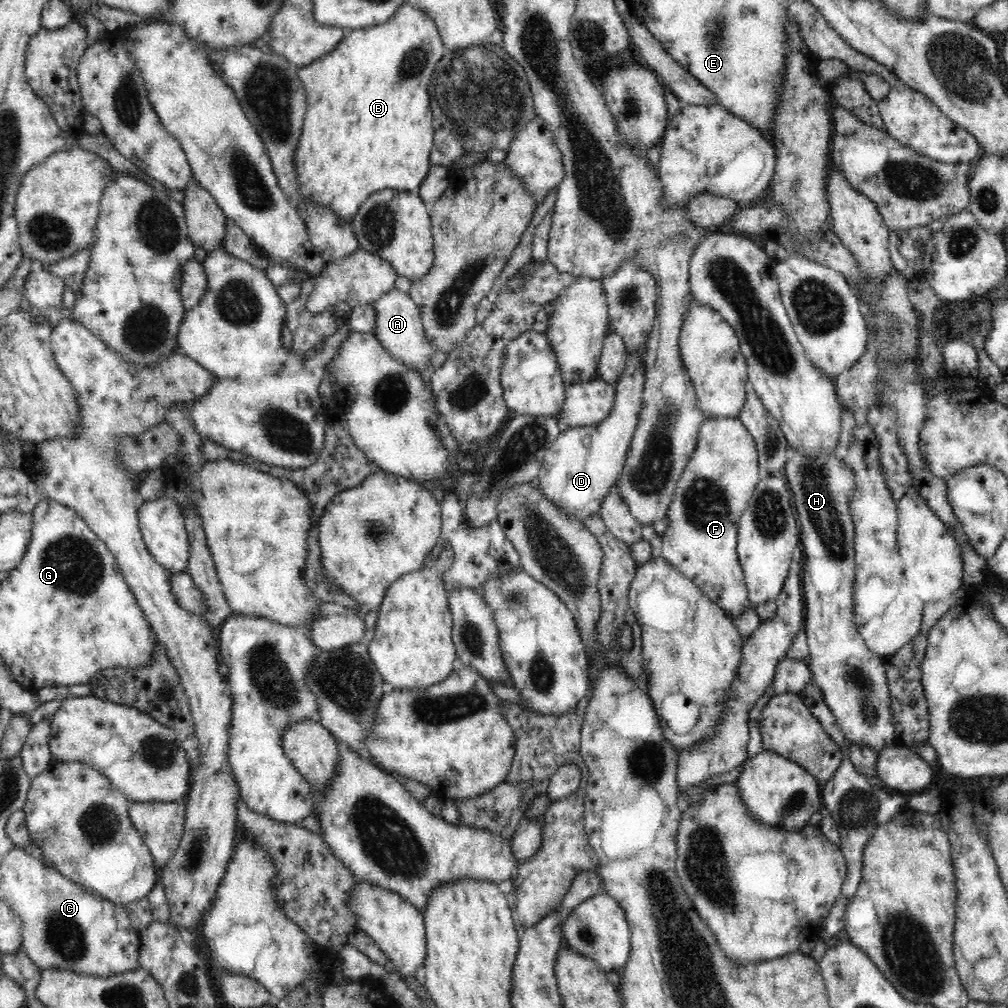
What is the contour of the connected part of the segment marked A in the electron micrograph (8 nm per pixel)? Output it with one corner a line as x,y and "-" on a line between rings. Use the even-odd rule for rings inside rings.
395,288
380,296
373,305
376,309
375,337
388,354
420,374
430,364
430,358
434,356
434,348
426,339
418,305
411,299
409,293
403,293

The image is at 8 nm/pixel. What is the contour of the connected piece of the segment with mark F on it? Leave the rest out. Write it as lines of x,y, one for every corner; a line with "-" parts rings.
739,417
706,418
698,432
696,450
680,476
678,487
667,511
668,528
661,534
661,558
680,573
684,573
710,600
722,607
734,620
750,606
746,581
737,552
736,530
740,516
748,509
750,500
761,481
758,453
754,437

